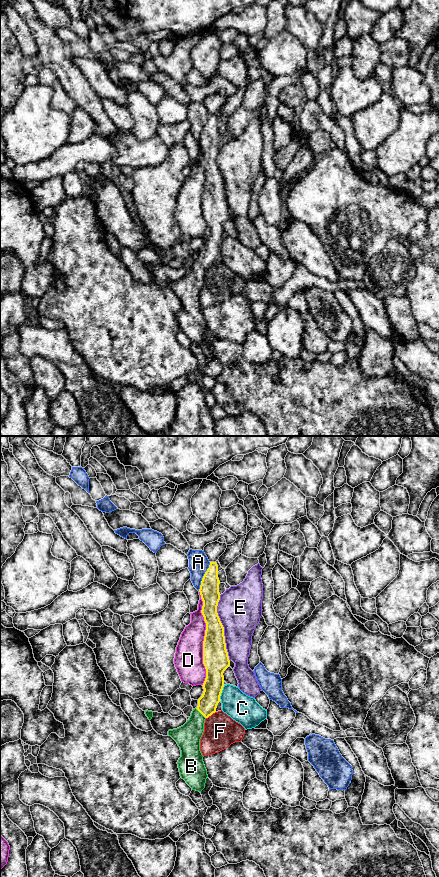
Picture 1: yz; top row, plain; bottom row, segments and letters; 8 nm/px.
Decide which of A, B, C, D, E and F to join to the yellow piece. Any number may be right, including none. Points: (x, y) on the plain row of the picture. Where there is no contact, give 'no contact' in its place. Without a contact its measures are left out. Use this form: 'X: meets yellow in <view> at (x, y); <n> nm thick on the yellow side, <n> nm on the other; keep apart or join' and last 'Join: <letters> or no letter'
A: meets yellow in yz at (203, 128); 160 nm thick on the yellow side, 160 nm on the other; keep apart
B: meets yellow in yz at (200, 264); 160 nm thick on the yellow side, 200 nm on the other; join
C: meets yellow in yz at (221, 244); 190 nm thick on the yellow side, 220 nm on the other; keep apart
D: meets yellow in yz at (204, 190); 200 nm thick on the yellow side, 220 nm on the other; keep apart
E: meets yellow in yz at (223, 180); 200 nm thick on the yellow side, 360 nm on the other; keep apart
F: meets yellow in yz at (210, 267); 160 nm thick on the yellow side, 280 nm on the other; keep apart
Join: B

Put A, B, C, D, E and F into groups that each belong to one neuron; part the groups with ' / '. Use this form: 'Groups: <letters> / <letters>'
Groups: A / B / C / D / E / F

